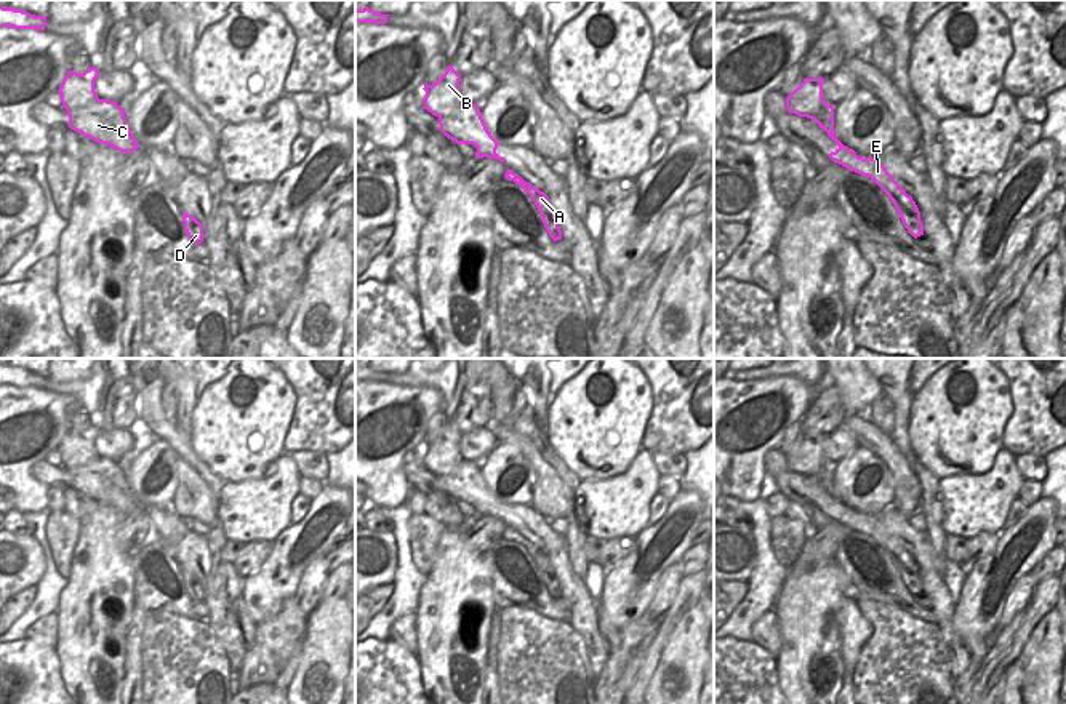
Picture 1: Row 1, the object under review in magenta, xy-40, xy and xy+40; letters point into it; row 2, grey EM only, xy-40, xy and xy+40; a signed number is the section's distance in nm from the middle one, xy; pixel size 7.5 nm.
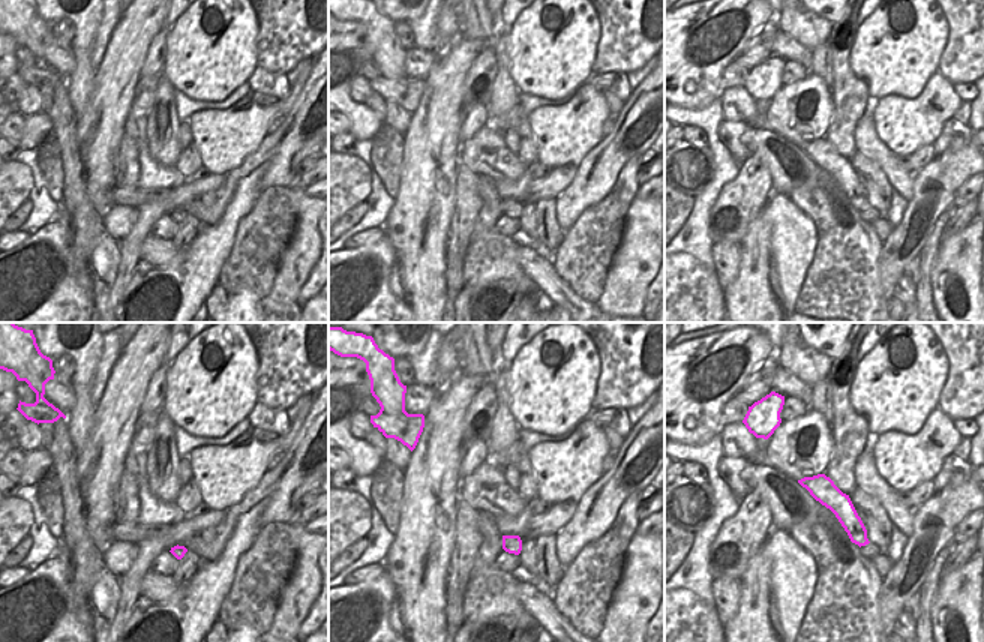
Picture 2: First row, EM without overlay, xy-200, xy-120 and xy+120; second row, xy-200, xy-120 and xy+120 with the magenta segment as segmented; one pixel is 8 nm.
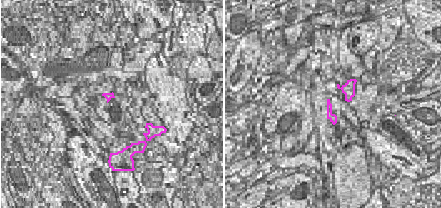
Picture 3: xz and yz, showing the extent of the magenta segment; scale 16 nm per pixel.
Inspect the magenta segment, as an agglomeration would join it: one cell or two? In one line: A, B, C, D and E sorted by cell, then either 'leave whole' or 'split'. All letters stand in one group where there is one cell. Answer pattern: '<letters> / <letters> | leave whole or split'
A D E / B C | split

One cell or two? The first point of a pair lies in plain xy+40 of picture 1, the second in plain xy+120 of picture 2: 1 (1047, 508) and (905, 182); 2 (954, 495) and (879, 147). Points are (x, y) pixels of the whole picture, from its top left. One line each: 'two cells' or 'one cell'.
1: two cells
2: two cells

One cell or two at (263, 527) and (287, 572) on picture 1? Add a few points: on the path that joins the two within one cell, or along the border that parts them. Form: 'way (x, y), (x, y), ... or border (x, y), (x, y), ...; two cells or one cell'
border (292, 524), (272, 540); two cells

